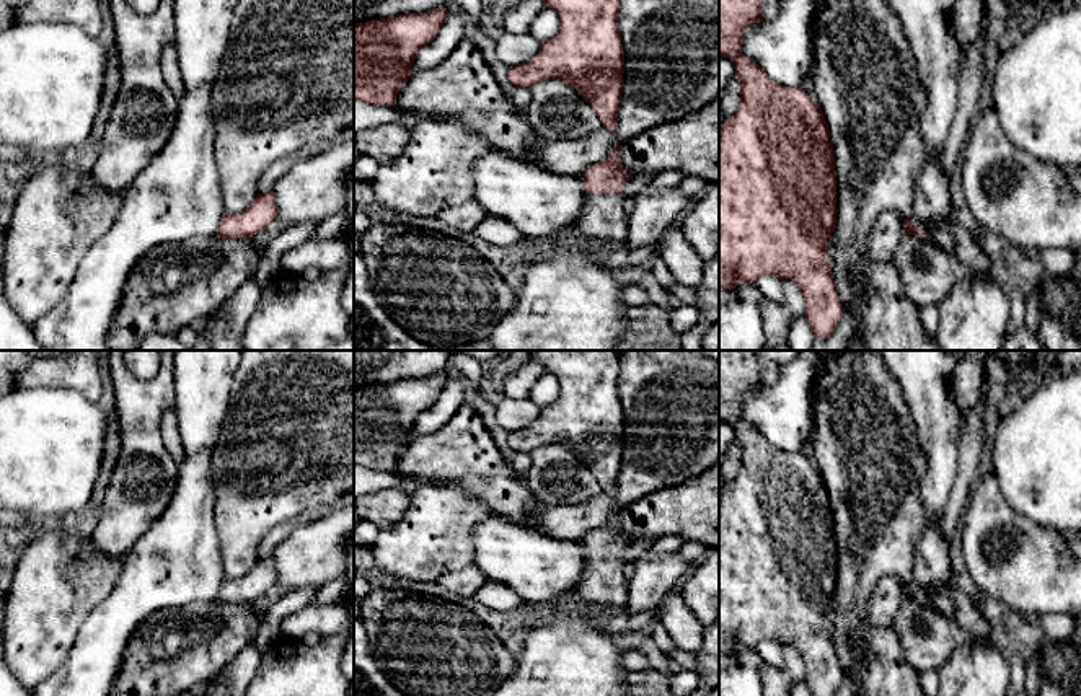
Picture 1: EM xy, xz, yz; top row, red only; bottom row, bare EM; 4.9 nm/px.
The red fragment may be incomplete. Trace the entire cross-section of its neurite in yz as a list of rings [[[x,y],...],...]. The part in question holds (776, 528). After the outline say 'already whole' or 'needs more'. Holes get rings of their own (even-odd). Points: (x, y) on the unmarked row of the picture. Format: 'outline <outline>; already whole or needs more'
outline [[[719,350],[719,421],[734,429],[735,442],[740,450],[740,468],[737,476],[722,489],[719,502],[719,655],[734,654],[740,649],[757,649],[761,641],[776,641],[781,647],[792,645],[805,667],[805,686],[812,696],[833,696],[843,681],[836,650],[832,639],[832,628],[827,623],[827,608],[836,588],[836,536],[835,515],[830,505],[828,487],[823,476],[801,452],[786,452],[773,447],[766,437],[750,422],[742,419],[743,399],[753,388],[763,386],[760,359],[755,350]]]; already whole

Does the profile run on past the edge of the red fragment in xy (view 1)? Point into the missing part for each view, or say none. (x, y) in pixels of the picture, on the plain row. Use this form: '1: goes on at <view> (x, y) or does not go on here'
1: does not go on here

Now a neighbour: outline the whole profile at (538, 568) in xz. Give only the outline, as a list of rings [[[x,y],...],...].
[[[491,517],[473,528],[473,564],[488,580],[515,590],[525,603],[546,603],[574,588],[585,567],[582,541],[554,540],[501,517]]]

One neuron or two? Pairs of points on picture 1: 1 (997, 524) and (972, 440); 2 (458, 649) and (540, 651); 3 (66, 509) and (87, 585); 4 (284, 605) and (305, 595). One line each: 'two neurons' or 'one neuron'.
1: two neurons
2: two neurons
3: two neurons
4: one neuron

